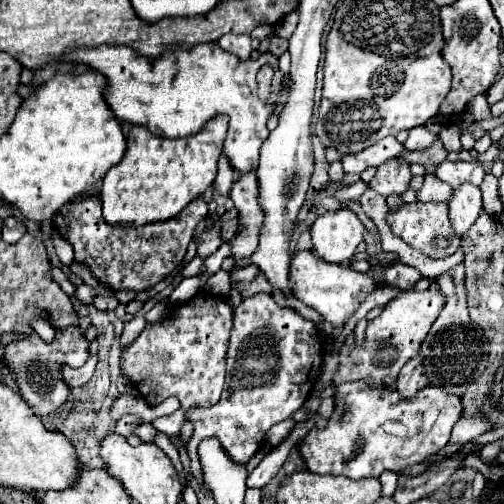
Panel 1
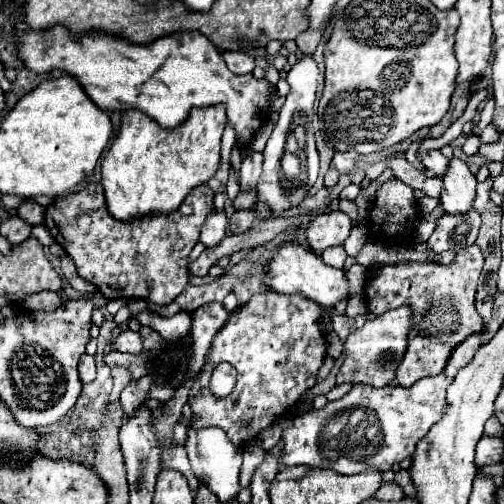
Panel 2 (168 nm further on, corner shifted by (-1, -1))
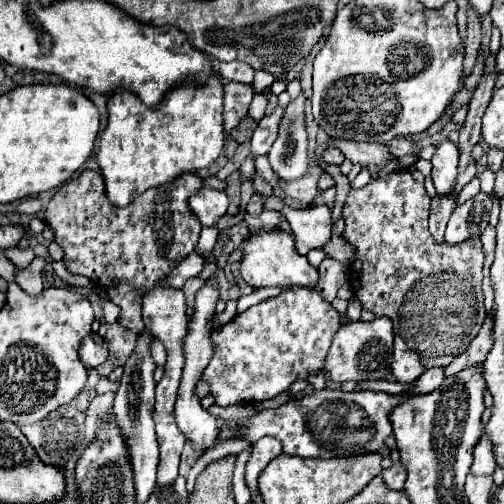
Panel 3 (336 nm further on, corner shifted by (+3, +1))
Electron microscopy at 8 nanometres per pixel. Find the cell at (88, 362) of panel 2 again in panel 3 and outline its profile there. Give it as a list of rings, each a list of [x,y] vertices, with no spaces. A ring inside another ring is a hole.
[[[87,335],[87,337],[83,339],[81,349],[79,349],[79,357],[81,357],[83,365],[87,365],[87,369],[91,369],[91,367],[97,367],[97,365],[105,363],[105,361],[107,361],[107,355],[109,355],[107,345],[97,347],[91,335]]]

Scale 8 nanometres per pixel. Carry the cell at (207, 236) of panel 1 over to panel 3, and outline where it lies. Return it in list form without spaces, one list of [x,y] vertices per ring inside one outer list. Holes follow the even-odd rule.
[[[207,187],[189,199],[189,207],[201,221],[201,227],[215,227],[217,221],[227,213],[227,205],[229,197],[223,191],[213,191]]]

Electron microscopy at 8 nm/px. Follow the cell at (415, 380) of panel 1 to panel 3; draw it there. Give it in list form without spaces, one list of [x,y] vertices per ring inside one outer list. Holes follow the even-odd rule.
[[[393,171],[389,173],[387,177],[379,177],[379,179],[371,179],[365,187],[361,189],[351,189],[349,195],[347,195],[347,201],[345,201],[345,207],[343,207],[343,217],[345,217],[345,231],[343,231],[343,237],[345,241],[349,241],[359,257],[355,263],[351,263],[349,267],[349,277],[351,277],[351,287],[353,287],[353,293],[357,295],[357,299],[361,301],[363,309],[367,311],[373,311],[375,317],[389,317],[393,319],[393,329],[395,329],[395,349],[393,349],[393,361],[391,361],[391,373],[393,377],[399,381],[399,383],[413,383],[425,369],[429,367],[447,367],[457,355],[461,355],[465,351],[465,347],[473,341],[473,337],[479,333],[481,325],[483,325],[483,319],[485,319],[485,307],[483,307],[483,293],[481,293],[481,281],[483,281],[483,273],[481,273],[481,267],[483,267],[483,251],[481,251],[481,241],[479,241],[479,235],[473,235],[471,239],[459,243],[459,245],[437,245],[433,241],[433,237],[429,235],[429,229],[427,229],[427,217],[429,217],[429,197],[425,193],[425,187],[415,183],[415,179],[411,177],[411,173],[401,173],[401,171]]]

